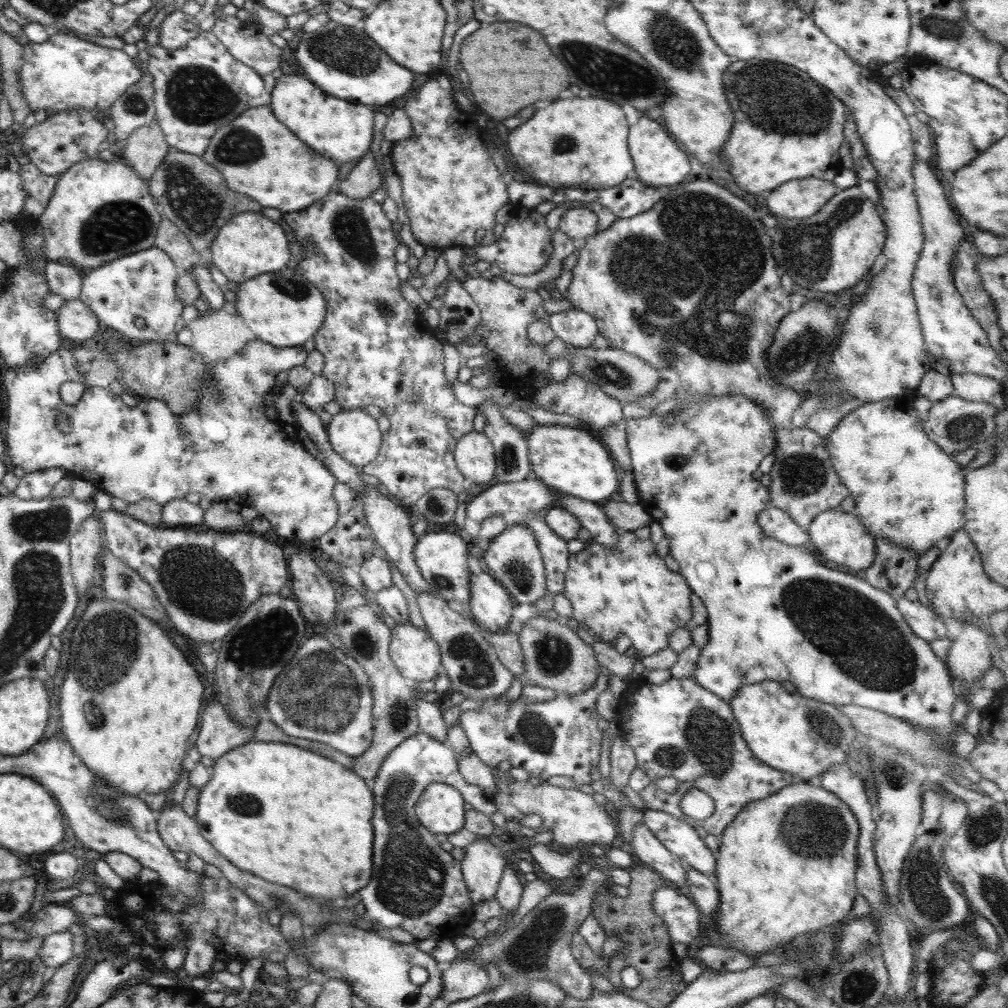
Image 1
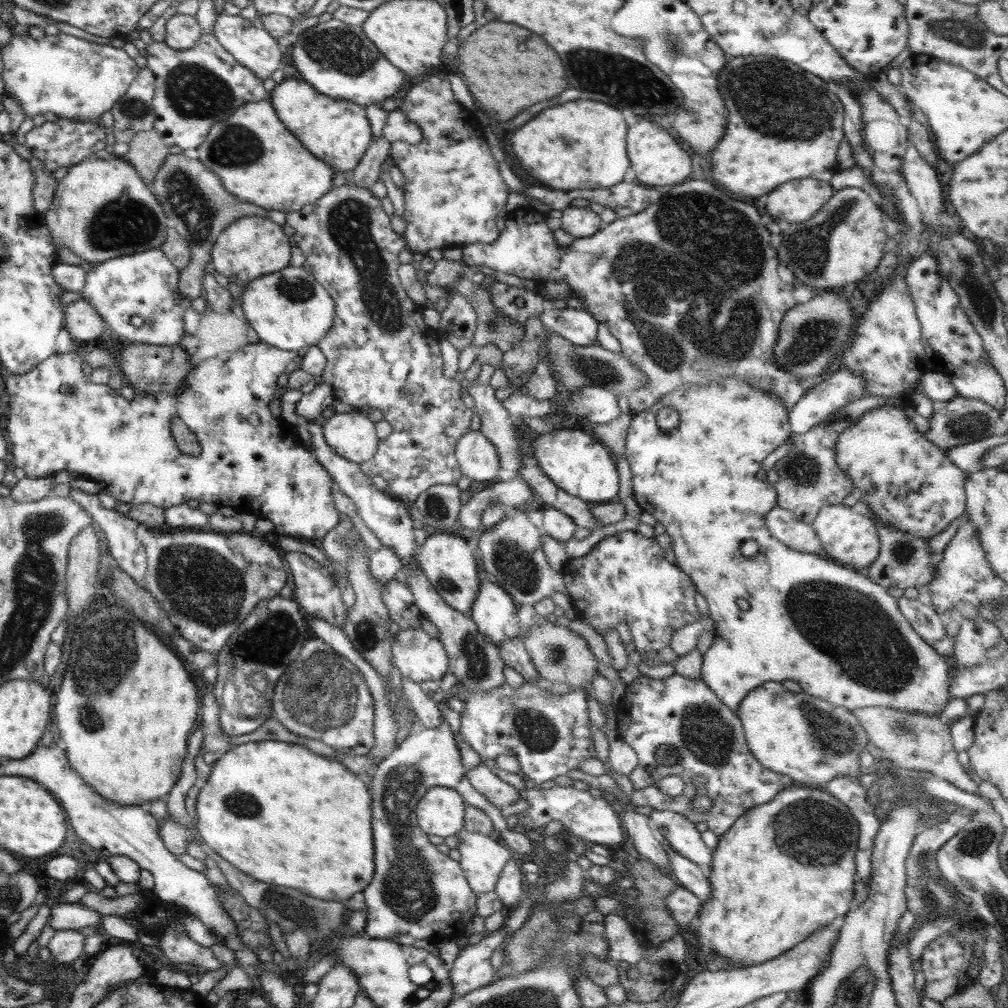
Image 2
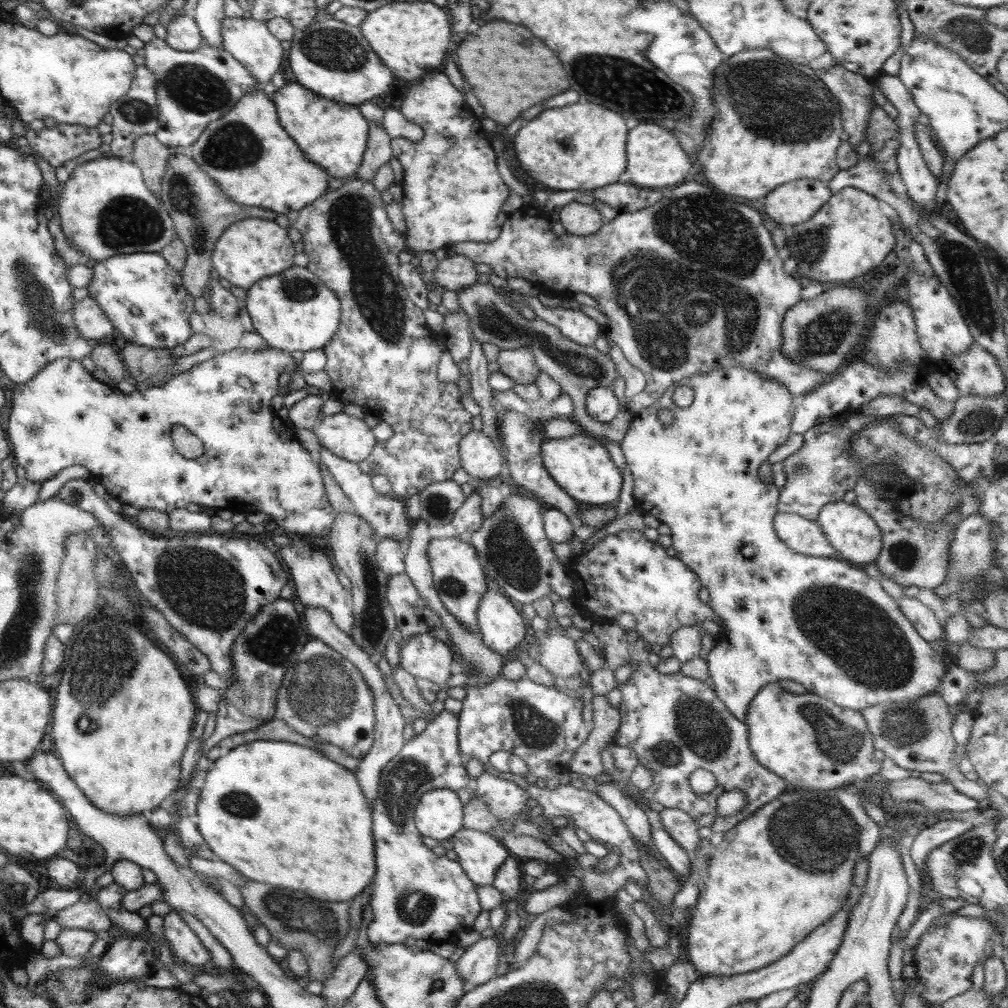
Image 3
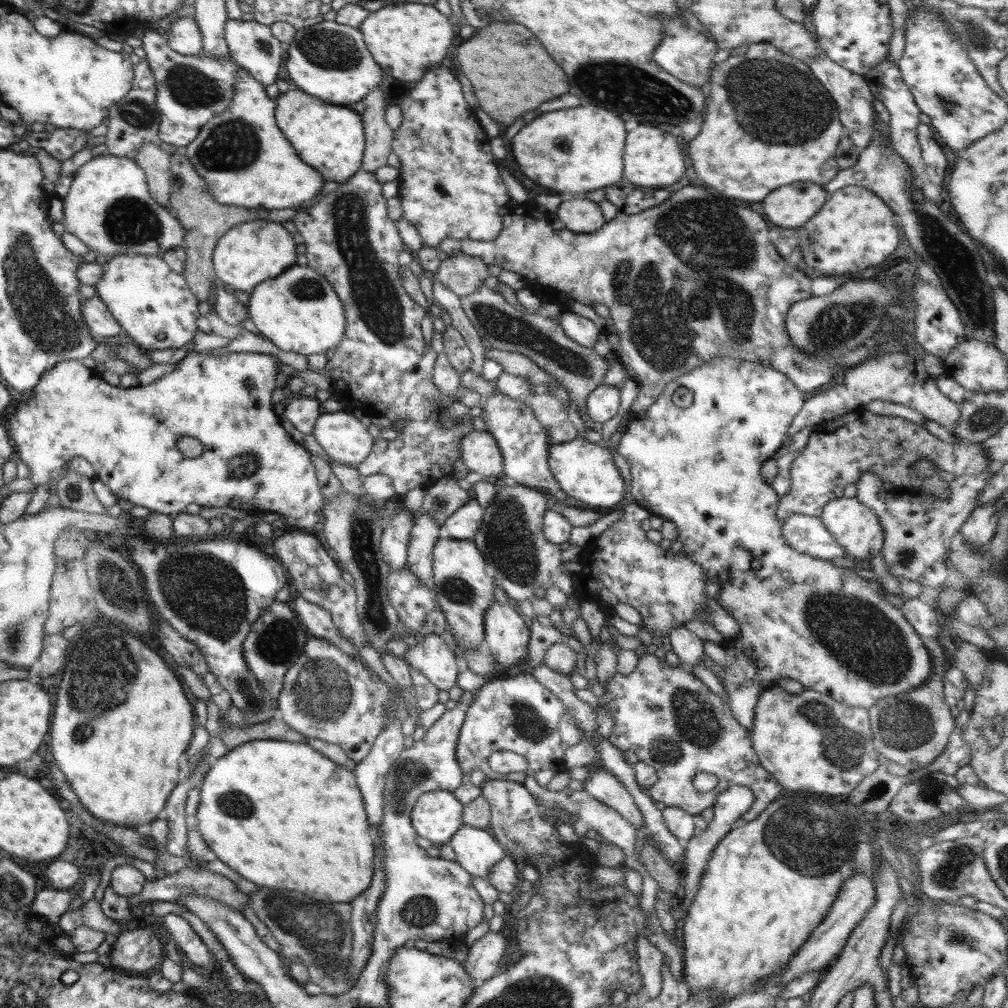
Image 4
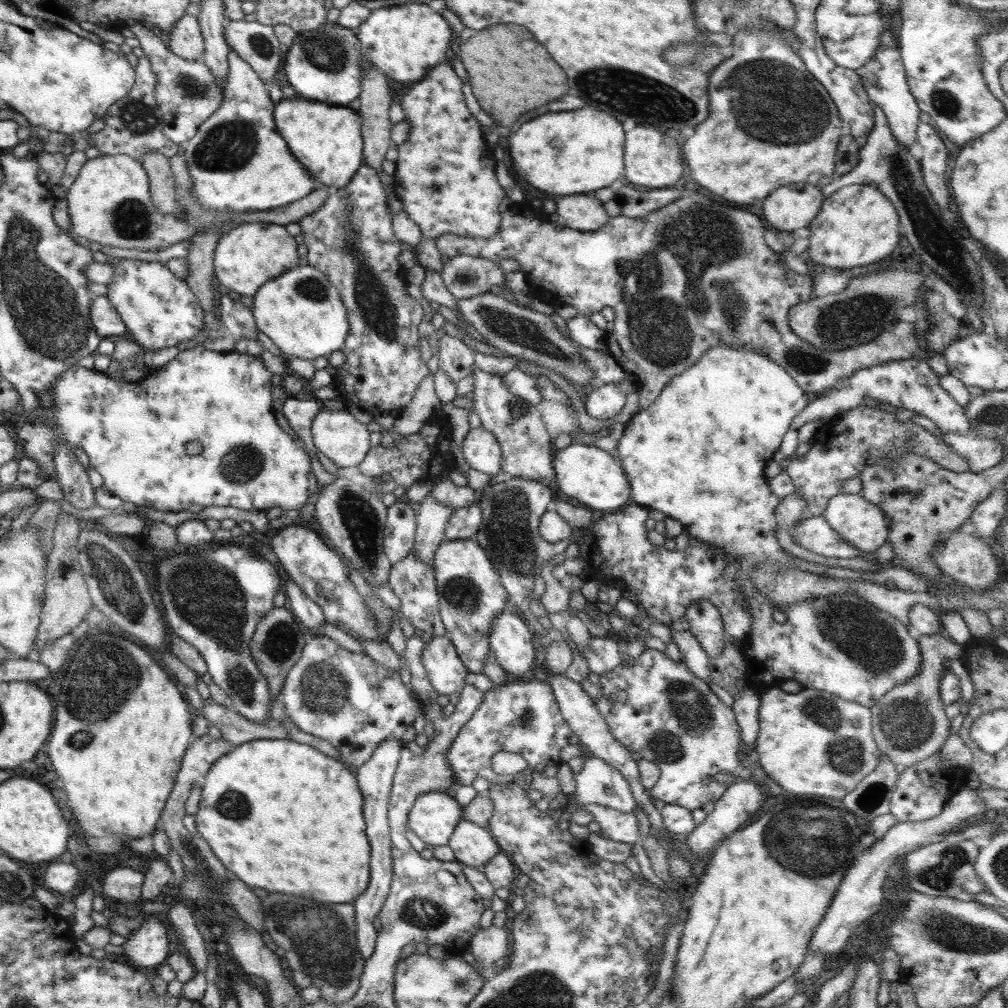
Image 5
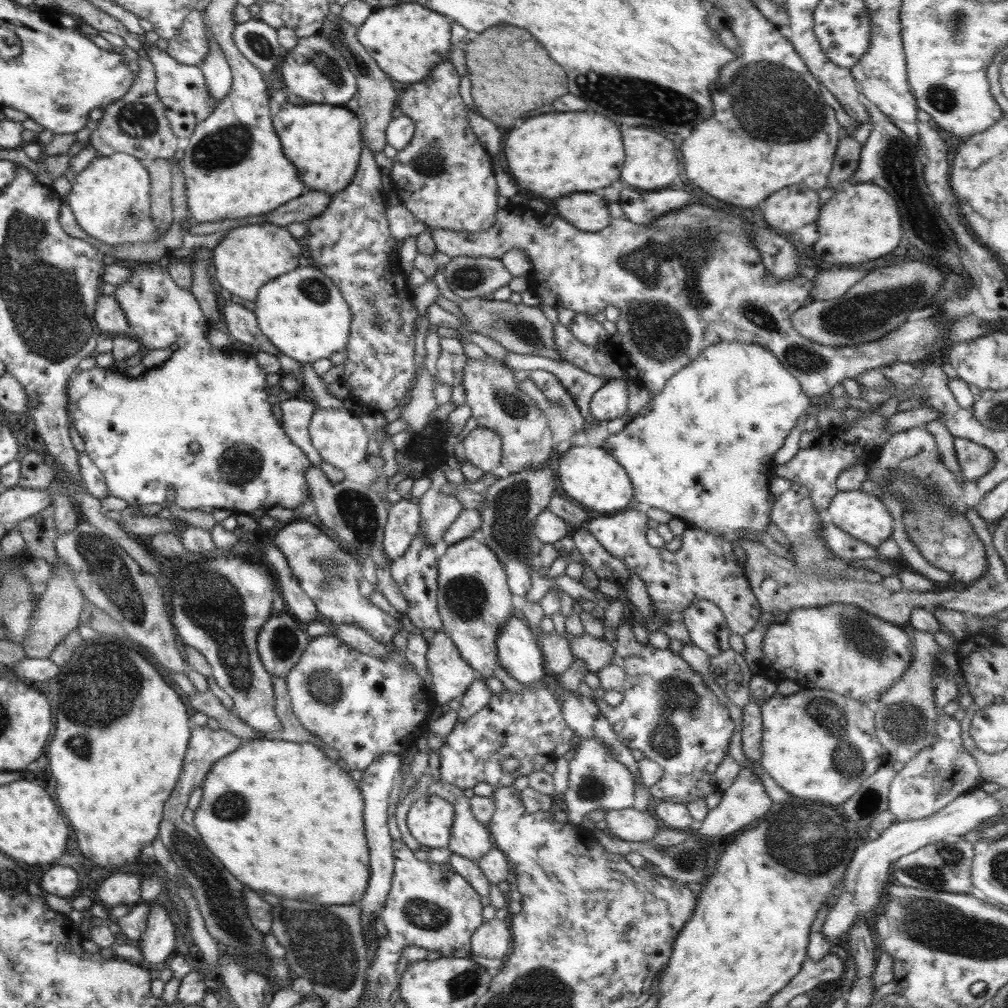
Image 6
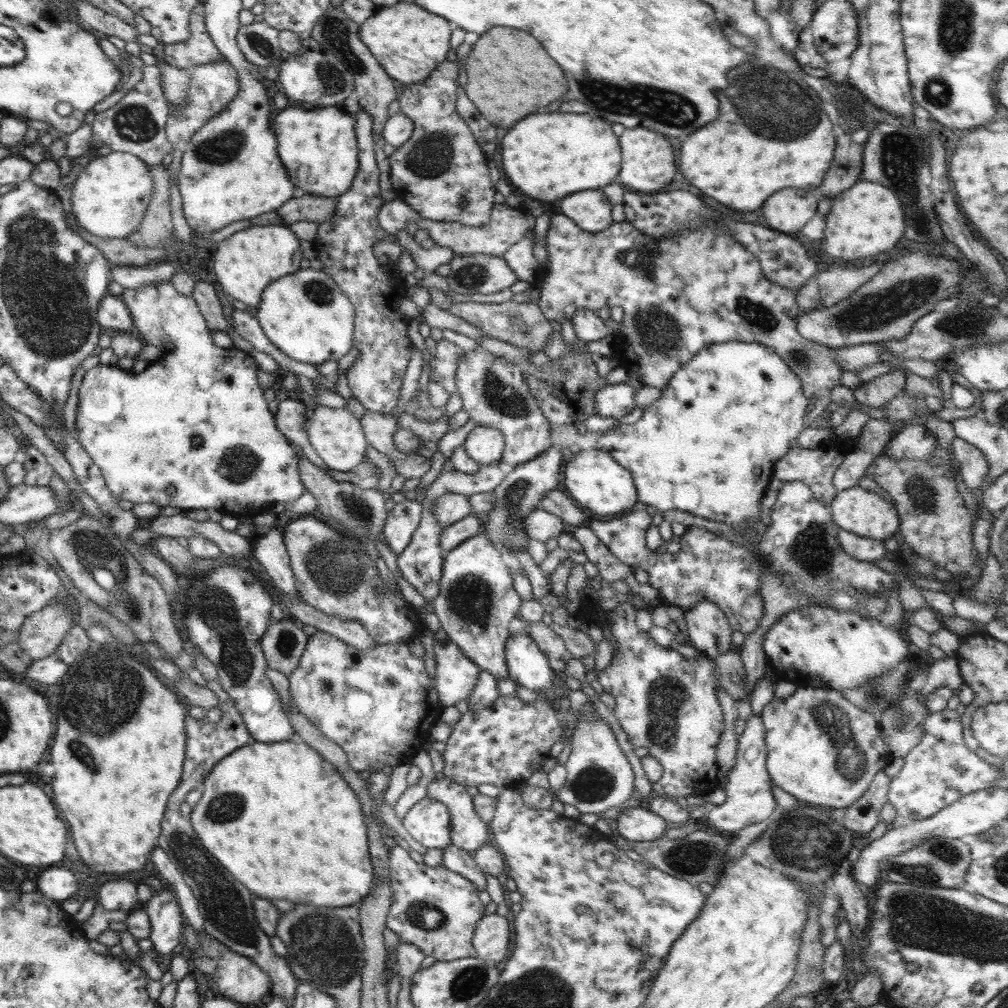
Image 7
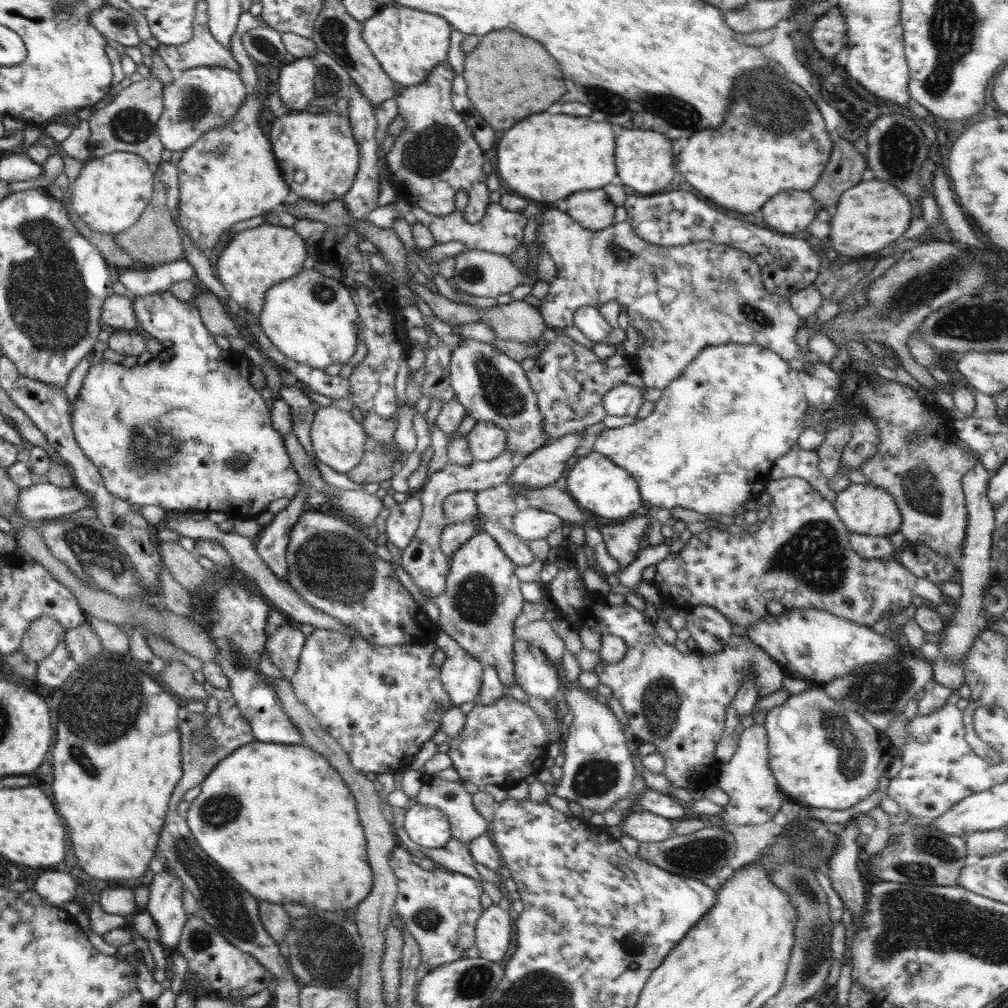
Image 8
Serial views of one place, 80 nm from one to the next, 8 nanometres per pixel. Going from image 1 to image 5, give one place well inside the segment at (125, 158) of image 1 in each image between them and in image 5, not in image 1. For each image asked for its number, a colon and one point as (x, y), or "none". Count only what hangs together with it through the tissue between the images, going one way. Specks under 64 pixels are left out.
2: (147, 152)
3: (149, 153)
4: (155, 161)
5: (161, 183)

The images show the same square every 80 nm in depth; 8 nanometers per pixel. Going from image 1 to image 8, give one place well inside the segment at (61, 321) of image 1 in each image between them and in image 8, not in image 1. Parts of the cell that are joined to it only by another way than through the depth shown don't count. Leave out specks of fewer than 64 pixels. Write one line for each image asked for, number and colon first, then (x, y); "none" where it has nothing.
2: (84, 323)
3: (92, 322)
4: (98, 318)
5: (107, 322)
6: (109, 316)
7: (112, 312)
8: (117, 311)

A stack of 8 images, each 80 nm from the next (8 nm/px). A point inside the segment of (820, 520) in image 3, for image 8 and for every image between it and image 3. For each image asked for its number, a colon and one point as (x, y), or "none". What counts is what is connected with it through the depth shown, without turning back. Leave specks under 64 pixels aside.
4: (854, 526)
5: (859, 522)
6: (863, 516)
7: (865, 513)
8: (864, 508)

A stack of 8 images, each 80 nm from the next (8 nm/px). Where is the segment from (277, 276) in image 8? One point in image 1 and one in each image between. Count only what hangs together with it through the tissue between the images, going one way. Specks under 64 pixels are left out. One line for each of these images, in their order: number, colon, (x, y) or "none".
1: (250, 244)
2: (250, 247)
3: (253, 248)
4: (250, 252)
5: (253, 253)
6: (246, 258)
7: (245, 263)

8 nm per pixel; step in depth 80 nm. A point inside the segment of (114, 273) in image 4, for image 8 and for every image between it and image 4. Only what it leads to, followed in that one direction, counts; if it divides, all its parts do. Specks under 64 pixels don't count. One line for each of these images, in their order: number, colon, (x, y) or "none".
5: (159, 309)
6: (200, 425)
7: (195, 419)
8: (187, 431)

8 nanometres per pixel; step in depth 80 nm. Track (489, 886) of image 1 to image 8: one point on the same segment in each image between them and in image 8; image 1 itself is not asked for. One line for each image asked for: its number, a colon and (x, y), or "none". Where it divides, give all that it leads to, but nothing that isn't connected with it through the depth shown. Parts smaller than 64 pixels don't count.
2: (482, 859)
3: (480, 854)
4: (476, 851)
5: (474, 845)
6: (471, 839)
7: (468, 832)
8: (466, 824)

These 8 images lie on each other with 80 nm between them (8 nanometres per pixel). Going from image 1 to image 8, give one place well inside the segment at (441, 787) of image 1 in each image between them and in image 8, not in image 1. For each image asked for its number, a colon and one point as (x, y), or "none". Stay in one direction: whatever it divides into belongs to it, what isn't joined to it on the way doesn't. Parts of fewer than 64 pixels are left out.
2: (441, 810)
3: (439, 813)
4: (437, 815)
5: (433, 817)
6: (430, 817)
7: (428, 821)
8: (428, 826)

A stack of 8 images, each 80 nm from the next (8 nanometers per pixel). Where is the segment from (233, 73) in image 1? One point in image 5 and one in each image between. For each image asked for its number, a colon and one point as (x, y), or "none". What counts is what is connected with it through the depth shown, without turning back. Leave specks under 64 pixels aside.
2: (195, 88)
3: (193, 88)
4: (191, 90)
5: (187, 93)

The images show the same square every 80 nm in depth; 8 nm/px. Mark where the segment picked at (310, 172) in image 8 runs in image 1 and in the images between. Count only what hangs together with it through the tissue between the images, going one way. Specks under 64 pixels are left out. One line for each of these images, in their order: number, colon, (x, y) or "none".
1: (340, 130)
2: (338, 132)
3: (334, 135)
4: (330, 138)
5: (326, 139)
6: (324, 142)
7: (324, 139)

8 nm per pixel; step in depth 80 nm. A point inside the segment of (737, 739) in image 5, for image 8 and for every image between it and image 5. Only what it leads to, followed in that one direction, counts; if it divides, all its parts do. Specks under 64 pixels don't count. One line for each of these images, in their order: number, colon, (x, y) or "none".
6: (667, 712)
7: (667, 704)
8: (678, 702)

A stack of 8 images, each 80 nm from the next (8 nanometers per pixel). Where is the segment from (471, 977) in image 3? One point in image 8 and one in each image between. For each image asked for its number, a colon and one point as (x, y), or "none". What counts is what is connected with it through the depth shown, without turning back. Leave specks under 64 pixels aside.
4: (483, 962)
5: (488, 945)
6: (491, 940)
7: (491, 939)
8: (493, 930)

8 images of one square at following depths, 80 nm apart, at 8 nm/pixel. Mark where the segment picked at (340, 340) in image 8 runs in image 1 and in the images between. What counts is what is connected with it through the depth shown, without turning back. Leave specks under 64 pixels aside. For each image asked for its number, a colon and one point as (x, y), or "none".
1: (282, 308)
2: (288, 309)
3: (294, 310)
4: (298, 310)
5: (301, 311)
6: (304, 315)
7: (305, 314)

